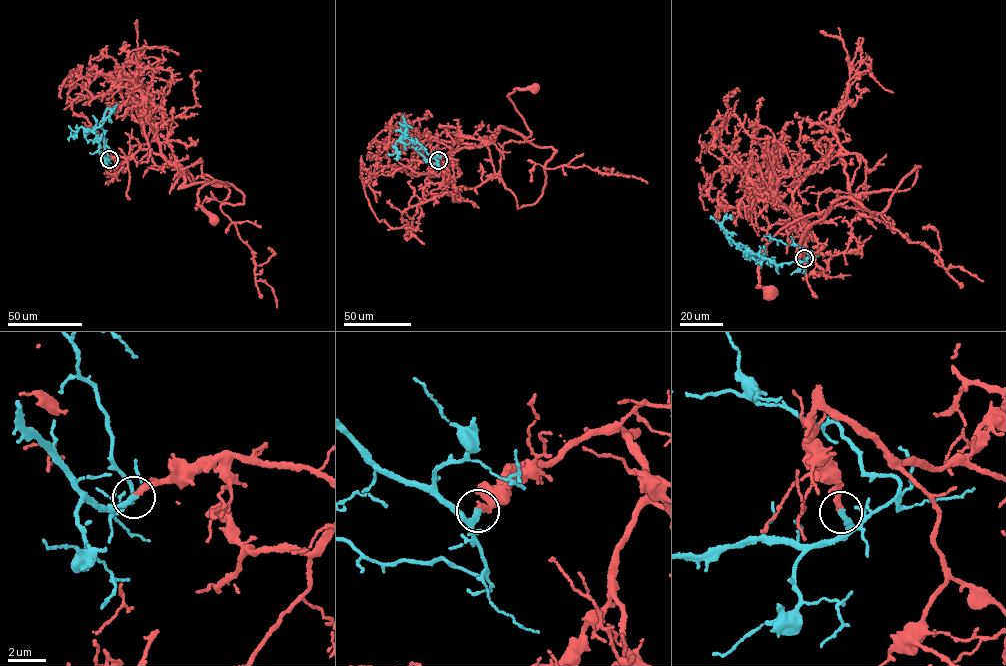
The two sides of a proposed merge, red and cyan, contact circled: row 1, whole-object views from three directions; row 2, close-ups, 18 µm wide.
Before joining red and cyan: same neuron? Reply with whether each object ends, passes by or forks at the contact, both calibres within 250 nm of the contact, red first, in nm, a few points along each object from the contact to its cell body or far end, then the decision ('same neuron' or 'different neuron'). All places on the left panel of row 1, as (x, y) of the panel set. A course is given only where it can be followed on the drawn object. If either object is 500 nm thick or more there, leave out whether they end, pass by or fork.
red ends; cyan ends; calibres 300 and 300 nm; course red (109, 159), (150, 150), (181, 173), (179, 188), (224, 183), (208, 182), (198, 193), (197, 204), (213, 220); course cyan (109, 159), (99, 151), (94, 130), (105, 120), (106, 109), (115, 112); same neuron

